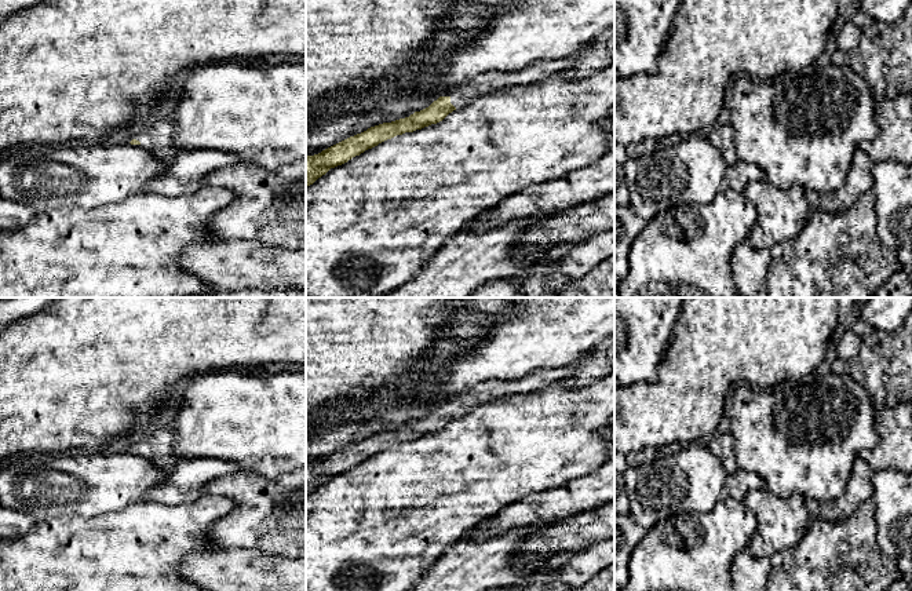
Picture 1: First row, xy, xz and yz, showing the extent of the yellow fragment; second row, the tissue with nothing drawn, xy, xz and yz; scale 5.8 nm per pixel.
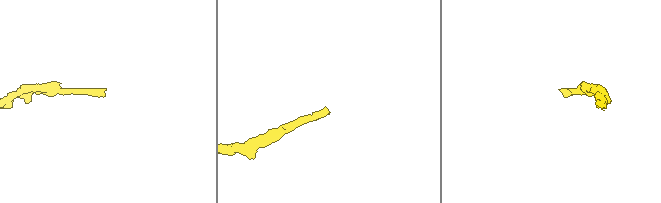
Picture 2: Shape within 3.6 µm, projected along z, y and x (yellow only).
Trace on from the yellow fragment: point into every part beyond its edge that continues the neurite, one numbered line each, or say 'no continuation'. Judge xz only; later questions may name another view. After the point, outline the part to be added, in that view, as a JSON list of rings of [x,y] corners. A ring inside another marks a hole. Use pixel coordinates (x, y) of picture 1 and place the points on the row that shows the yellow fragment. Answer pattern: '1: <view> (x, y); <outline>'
1: xz (485, 83); [[[594,43],[584,45],[579,52],[569,56],[541,59],[519,70],[482,73],[474,80],[457,87],[450,95],[450,103],[456,109],[460,109],[485,94],[493,92],[495,90],[530,84],[548,74],[570,69],[583,55],[585,55],[592,44]]]

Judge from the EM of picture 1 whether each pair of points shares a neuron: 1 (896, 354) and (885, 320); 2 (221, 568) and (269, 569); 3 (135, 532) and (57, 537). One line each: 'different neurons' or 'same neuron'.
1: different neurons
2: same neuron
3: same neuron

